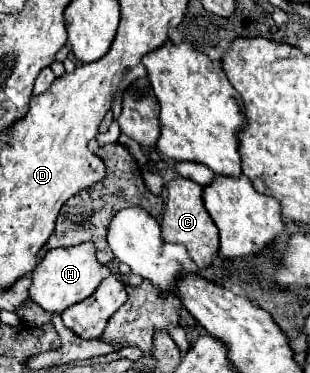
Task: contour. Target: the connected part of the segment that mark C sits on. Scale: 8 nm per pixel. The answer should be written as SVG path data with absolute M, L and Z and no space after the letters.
M178 177L178 179L170 181L166 187L168 187L168 201L166 201L166 209L164 209L162 223L160 223L162 237L170 243L184 245L188 255L200 269L210 267L214 257L218 255L218 227L204 207L202 185L196 185L196 181L192 181L192 179Z

